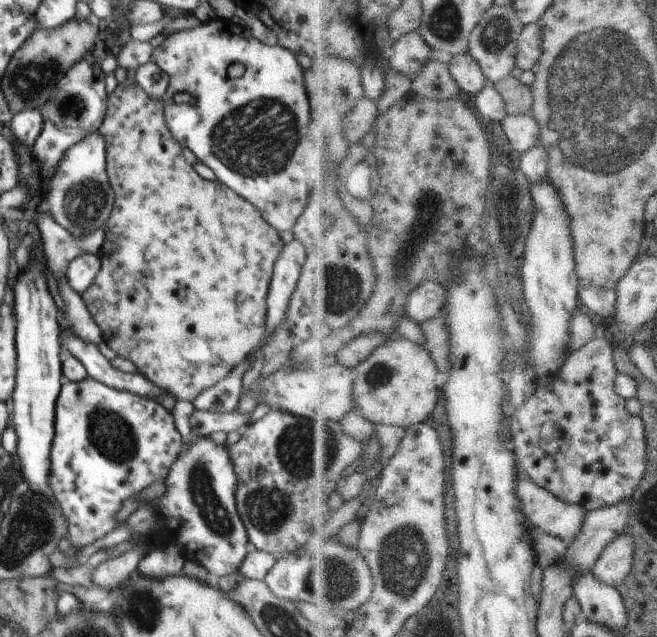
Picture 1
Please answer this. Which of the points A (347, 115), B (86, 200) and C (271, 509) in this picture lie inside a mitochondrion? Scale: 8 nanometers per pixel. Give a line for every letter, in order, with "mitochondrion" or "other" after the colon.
A: other
B: mitochondrion
C: mitochondrion

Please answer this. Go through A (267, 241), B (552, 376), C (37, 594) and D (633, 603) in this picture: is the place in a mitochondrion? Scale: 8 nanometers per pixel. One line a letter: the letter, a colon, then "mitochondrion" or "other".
A: other
B: other
C: other
D: mitochondrion

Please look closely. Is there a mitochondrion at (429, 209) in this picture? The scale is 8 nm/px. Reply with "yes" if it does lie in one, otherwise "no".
yes

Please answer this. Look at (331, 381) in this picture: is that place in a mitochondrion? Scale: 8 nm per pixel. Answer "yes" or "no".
no

